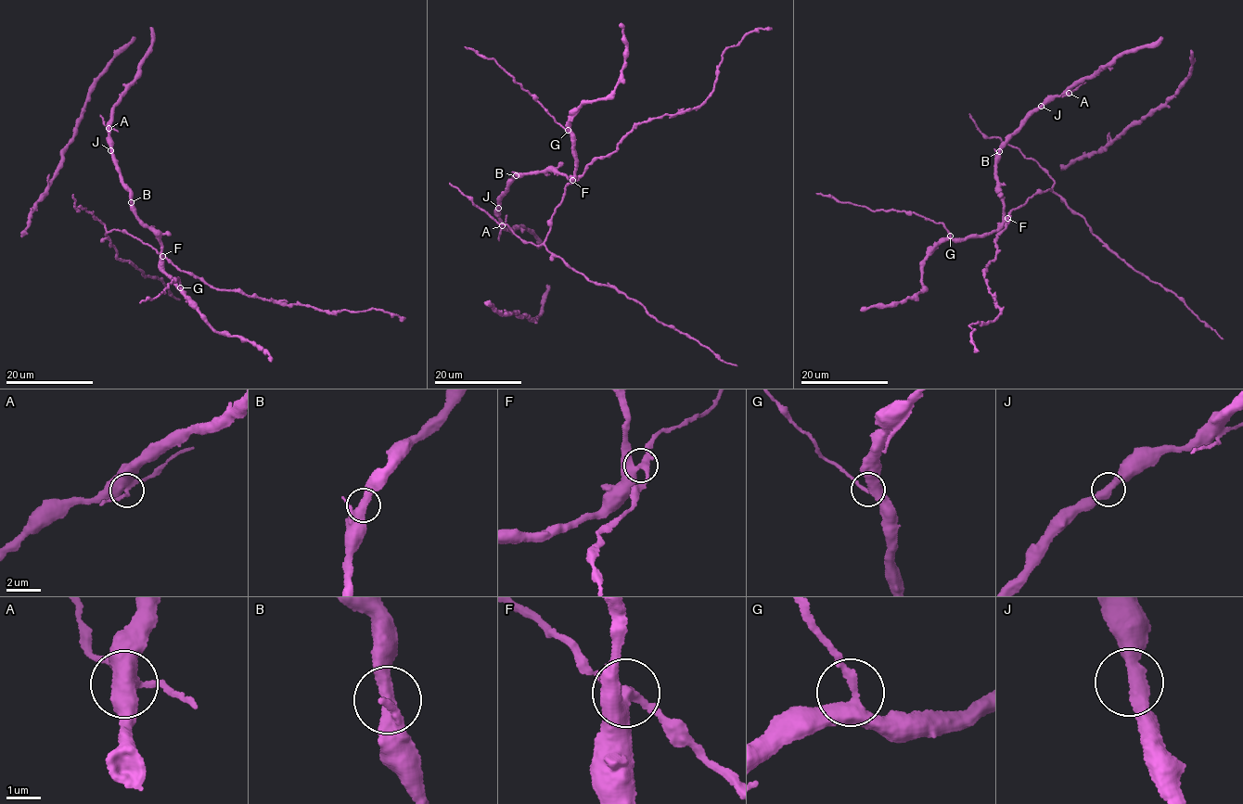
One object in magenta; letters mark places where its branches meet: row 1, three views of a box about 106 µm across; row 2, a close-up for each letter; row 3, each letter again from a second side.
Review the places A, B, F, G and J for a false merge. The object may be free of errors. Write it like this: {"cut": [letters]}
{"cut": ["F"]}

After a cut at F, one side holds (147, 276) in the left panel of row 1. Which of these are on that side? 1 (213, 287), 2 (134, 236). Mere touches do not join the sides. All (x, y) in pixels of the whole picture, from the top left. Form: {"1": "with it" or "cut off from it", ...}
{"1": "with it", "2": "with it"}

